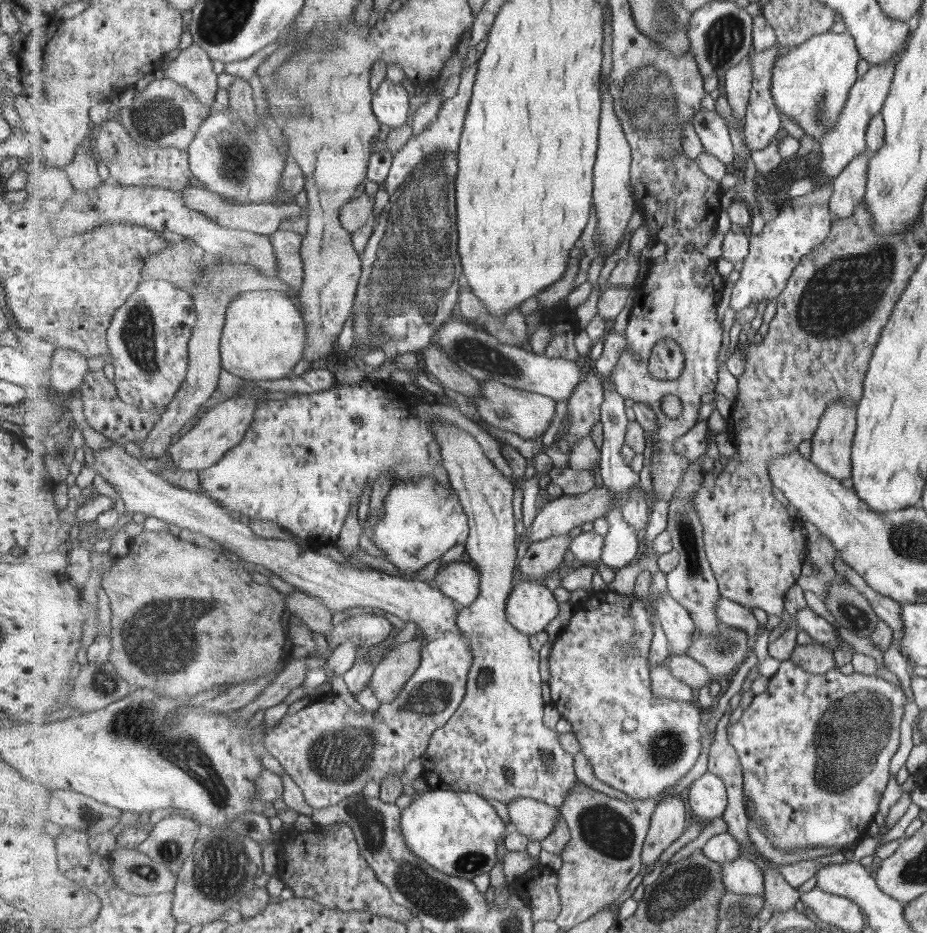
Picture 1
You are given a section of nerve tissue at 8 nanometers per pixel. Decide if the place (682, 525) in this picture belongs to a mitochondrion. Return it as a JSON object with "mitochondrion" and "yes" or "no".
{"mitochondrion":"yes"}

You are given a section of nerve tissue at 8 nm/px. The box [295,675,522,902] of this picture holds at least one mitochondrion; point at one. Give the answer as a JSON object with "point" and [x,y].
{"point":[344,755]}

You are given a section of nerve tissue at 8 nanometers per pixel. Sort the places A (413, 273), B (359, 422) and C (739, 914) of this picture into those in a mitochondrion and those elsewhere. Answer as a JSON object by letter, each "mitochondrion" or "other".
{"A":"mitochondrion","B":"mitochondrion","C":"mitochondrion"}

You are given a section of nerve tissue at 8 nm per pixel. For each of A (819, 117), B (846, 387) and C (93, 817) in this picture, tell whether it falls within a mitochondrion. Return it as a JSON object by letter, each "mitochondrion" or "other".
{"A":"mitochondrion","B":"other","C":"mitochondrion"}

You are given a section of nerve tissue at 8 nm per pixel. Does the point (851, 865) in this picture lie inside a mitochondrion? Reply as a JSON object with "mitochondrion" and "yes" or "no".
{"mitochondrion":"no"}

